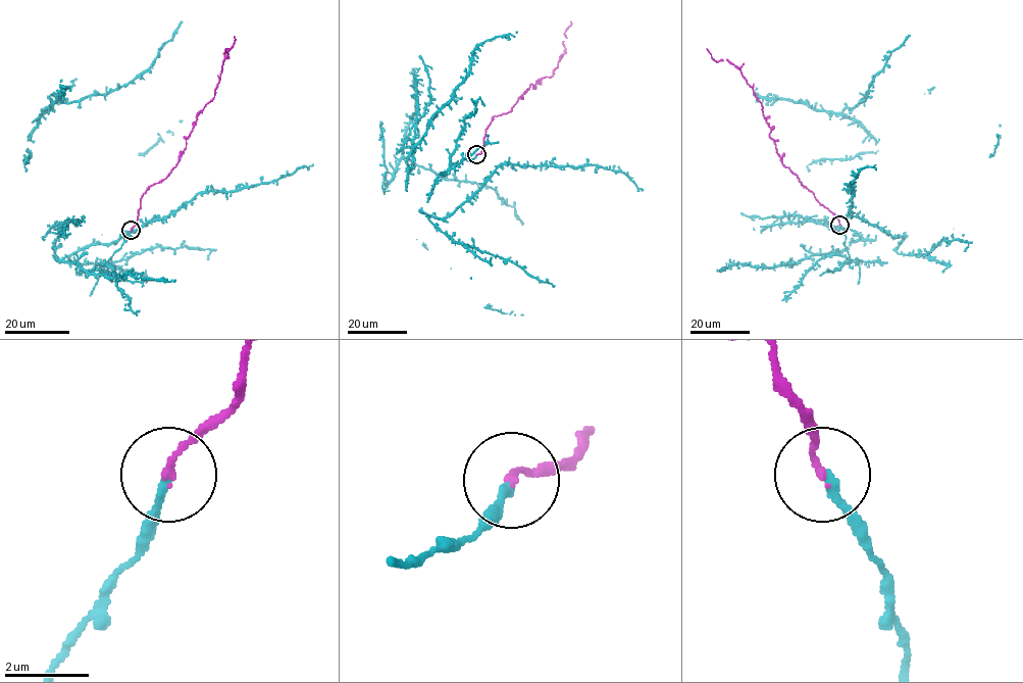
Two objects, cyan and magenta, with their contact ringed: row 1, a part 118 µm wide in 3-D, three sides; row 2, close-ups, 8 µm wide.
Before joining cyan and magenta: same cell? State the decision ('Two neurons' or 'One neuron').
One neuron

